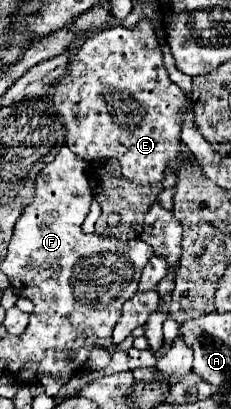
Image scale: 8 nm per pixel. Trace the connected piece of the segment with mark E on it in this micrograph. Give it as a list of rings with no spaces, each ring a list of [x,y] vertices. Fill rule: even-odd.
[[[141,20],[135,30],[119,26],[95,32],[85,40],[67,74],[55,86],[53,104],[65,124],[67,146],[79,158],[87,162],[117,158],[123,176],[136,184],[163,180],[165,168],[185,158],[179,118],[187,98],[163,68],[161,48],[149,20]],[[169,86],[173,91],[168,91]]]

